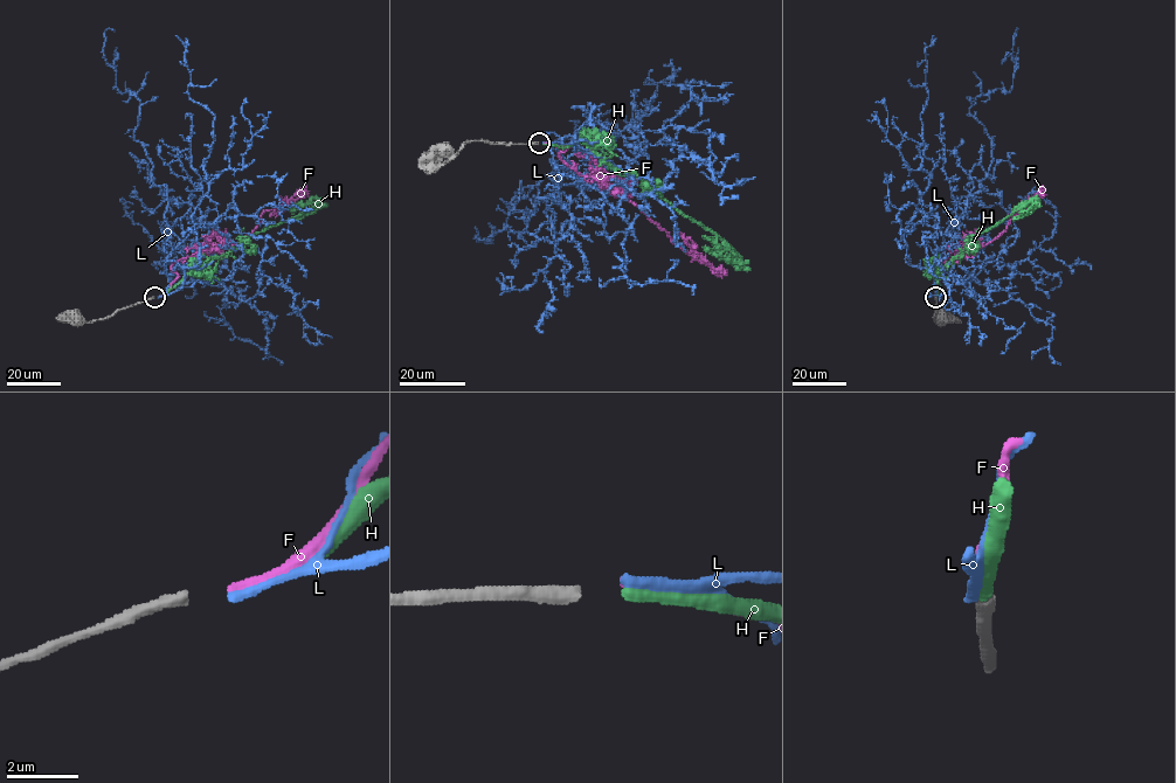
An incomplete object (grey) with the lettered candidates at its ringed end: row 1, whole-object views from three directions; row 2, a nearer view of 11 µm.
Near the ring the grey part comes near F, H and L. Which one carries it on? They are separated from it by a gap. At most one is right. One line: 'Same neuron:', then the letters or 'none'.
Same neuron: H

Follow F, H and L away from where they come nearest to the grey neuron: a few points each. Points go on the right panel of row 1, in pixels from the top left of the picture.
F: (935, 297), (940, 275), (949, 262), (996, 238), (1012, 214), (1044, 196)
H: (936, 297), (938, 282), (933, 272), (982, 231), (1035, 198), (1023, 207), (1022, 214)
L: (935, 297), (929, 264), (955, 238), (949, 216), (991, 160), (969, 109), (1010, 90), (1015, 32)

